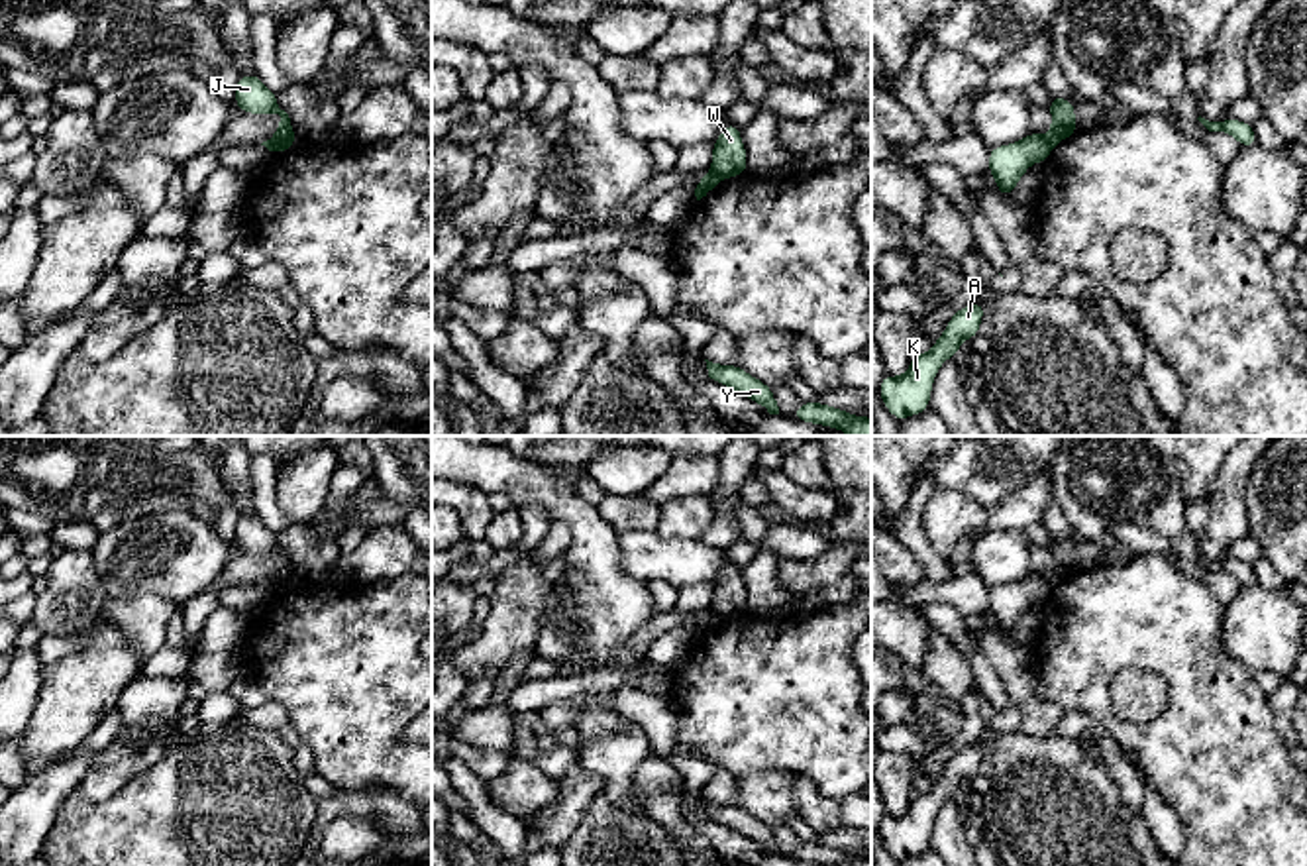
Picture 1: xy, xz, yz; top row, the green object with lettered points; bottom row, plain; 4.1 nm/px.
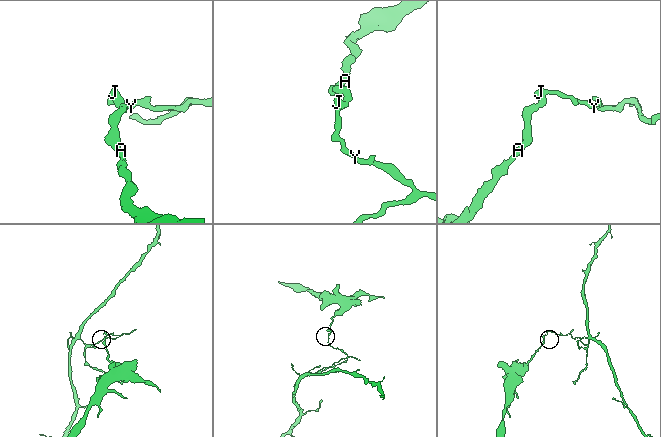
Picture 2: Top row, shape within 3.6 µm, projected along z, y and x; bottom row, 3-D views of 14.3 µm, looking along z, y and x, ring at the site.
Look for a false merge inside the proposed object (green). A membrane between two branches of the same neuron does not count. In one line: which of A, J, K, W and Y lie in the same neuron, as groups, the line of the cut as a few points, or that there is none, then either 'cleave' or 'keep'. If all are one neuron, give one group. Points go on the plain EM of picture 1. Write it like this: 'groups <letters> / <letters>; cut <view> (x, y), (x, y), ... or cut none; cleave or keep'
groups A K W / J Y; cut xy (293, 572), (267, 588); cleave

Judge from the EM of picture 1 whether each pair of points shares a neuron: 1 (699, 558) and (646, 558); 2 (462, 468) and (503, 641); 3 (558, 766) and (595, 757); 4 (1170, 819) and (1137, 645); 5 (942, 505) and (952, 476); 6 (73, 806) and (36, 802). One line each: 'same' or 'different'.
1: same
2: different
3: different
4: different
5: different
6: different

